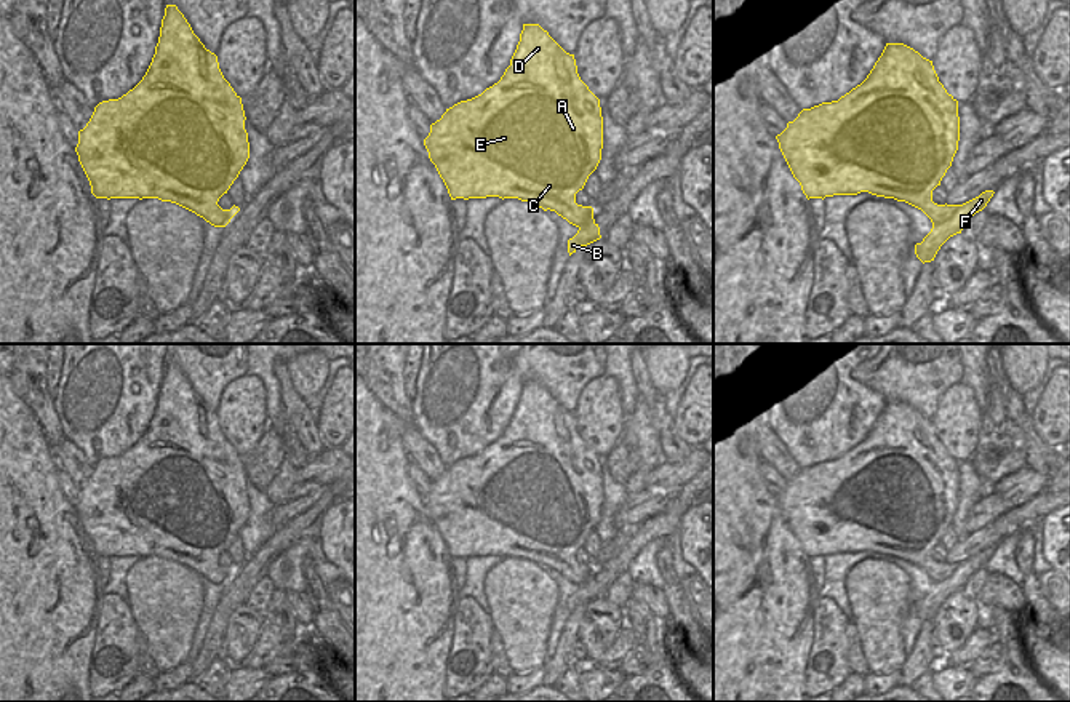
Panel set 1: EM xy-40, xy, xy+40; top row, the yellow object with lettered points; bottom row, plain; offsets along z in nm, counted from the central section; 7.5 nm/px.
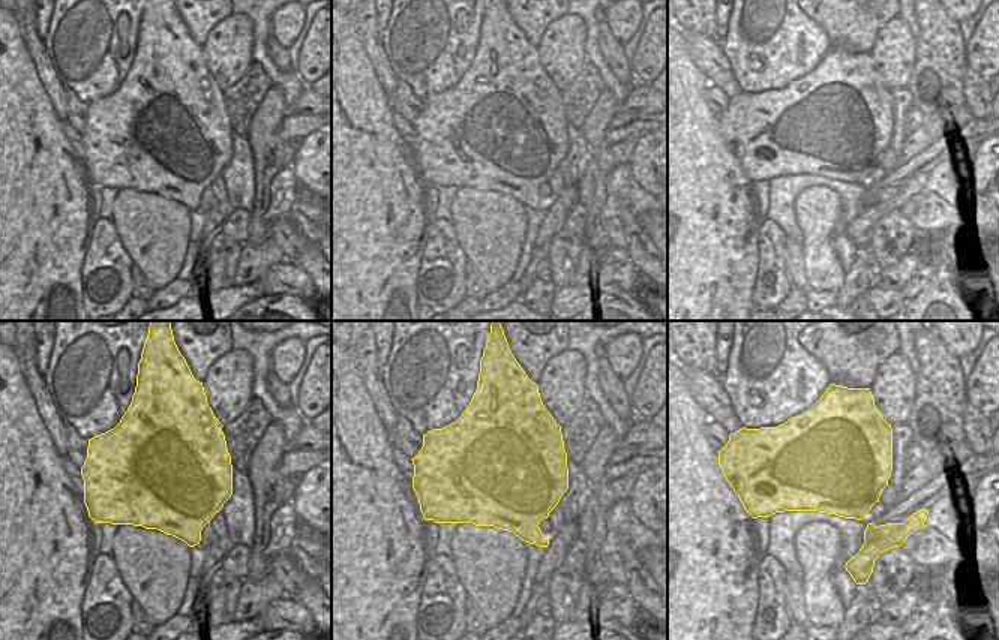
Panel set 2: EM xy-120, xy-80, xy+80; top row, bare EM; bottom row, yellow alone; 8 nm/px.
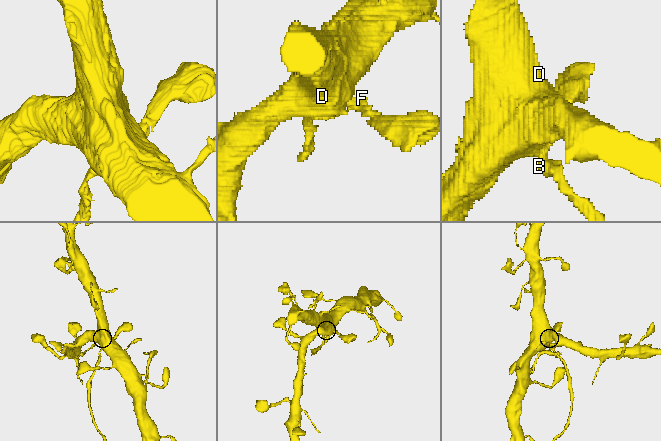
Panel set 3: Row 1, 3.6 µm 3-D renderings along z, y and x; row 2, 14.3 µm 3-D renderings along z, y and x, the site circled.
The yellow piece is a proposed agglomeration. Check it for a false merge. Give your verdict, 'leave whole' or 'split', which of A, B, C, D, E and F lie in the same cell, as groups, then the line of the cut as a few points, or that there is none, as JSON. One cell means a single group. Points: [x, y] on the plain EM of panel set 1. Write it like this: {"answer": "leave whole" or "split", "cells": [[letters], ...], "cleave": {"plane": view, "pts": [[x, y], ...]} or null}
{"answer": "split", "cells": [["A", "C", "D", "E"], ["B", "F"]], "cleave": {"plane": "xy+40", "pts": [[954, 566], [954, 571], [946, 579], [933, 582]]}}

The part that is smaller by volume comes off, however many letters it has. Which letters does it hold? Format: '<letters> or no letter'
B, F.

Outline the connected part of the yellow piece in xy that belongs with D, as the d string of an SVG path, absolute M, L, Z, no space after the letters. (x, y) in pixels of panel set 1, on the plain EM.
M523 382L501 438L446 467L430 483L424 504L451 558L518 556L555 569L576 585L593 576L593 566L577 563L576 552L601 518L600 457L581 438L574 413L566 411L539 382Z

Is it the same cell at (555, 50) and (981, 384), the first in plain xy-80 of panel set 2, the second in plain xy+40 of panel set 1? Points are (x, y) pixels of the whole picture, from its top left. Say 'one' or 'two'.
two

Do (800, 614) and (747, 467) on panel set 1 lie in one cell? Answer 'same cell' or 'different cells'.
same cell

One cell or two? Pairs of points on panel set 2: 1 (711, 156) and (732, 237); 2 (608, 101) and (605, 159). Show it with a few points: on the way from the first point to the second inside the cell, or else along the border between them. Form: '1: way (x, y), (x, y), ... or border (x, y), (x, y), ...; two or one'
1: way (711, 176), (711, 203), (719, 210), (719, 218); one
2: way (600, 116), (597, 120), (597, 144); one

